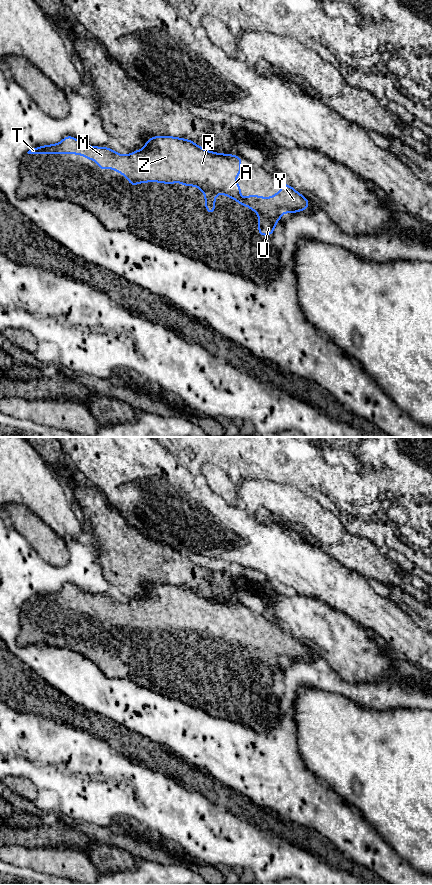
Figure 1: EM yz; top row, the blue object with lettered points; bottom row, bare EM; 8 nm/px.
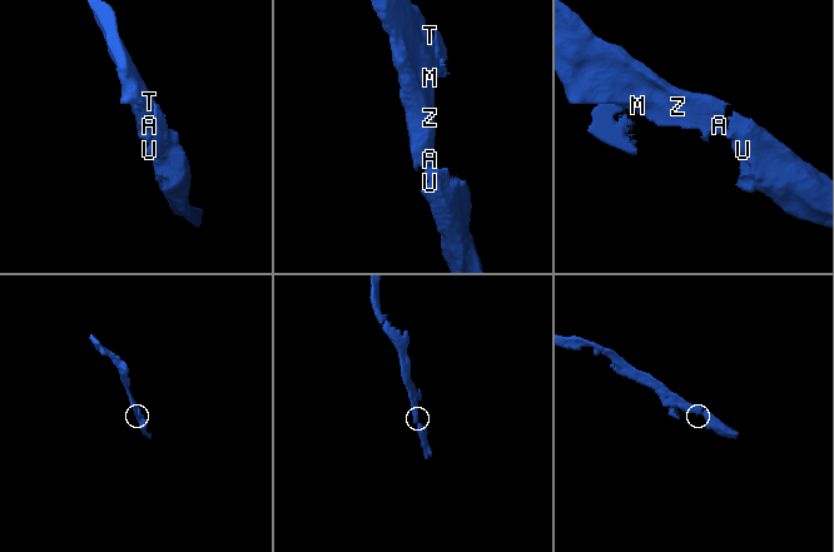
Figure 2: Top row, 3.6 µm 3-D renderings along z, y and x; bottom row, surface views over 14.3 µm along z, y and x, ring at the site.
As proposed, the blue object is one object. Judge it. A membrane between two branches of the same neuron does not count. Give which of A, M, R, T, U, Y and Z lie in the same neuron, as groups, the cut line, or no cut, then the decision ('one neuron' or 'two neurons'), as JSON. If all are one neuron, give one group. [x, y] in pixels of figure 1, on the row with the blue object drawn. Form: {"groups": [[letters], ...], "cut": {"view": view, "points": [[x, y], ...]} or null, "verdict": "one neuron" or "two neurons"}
{"groups": [["A", "M", "R", "T", "U", "Y", "Z"]], "cut": null, "verdict": "one neuron"}

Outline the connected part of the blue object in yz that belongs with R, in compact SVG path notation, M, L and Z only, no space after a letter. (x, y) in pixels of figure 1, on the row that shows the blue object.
M68 135L59 144L44 145L30 149L28 154L82 154L86 159L93 159L100 167L106 170L110 167L126 176L130 186L142 182L163 182L170 186L173 182L182 183L184 186L198 186L205 193L205 208L208 214L215 213L215 195L226 194L228 198L234 198L241 206L248 206L256 211L259 218L258 231L260 236L271 235L283 212L295 213L309 208L309 200L303 197L291 186L282 180L281 192L270 198L257 197L250 193L248 198L241 198L241 190L235 176L241 175L240 156L231 154L219 154L207 151L199 147L191 140L170 136L155 136L146 141L143 150L135 150L130 155L121 155L107 147L93 147L86 145L78 139Z

